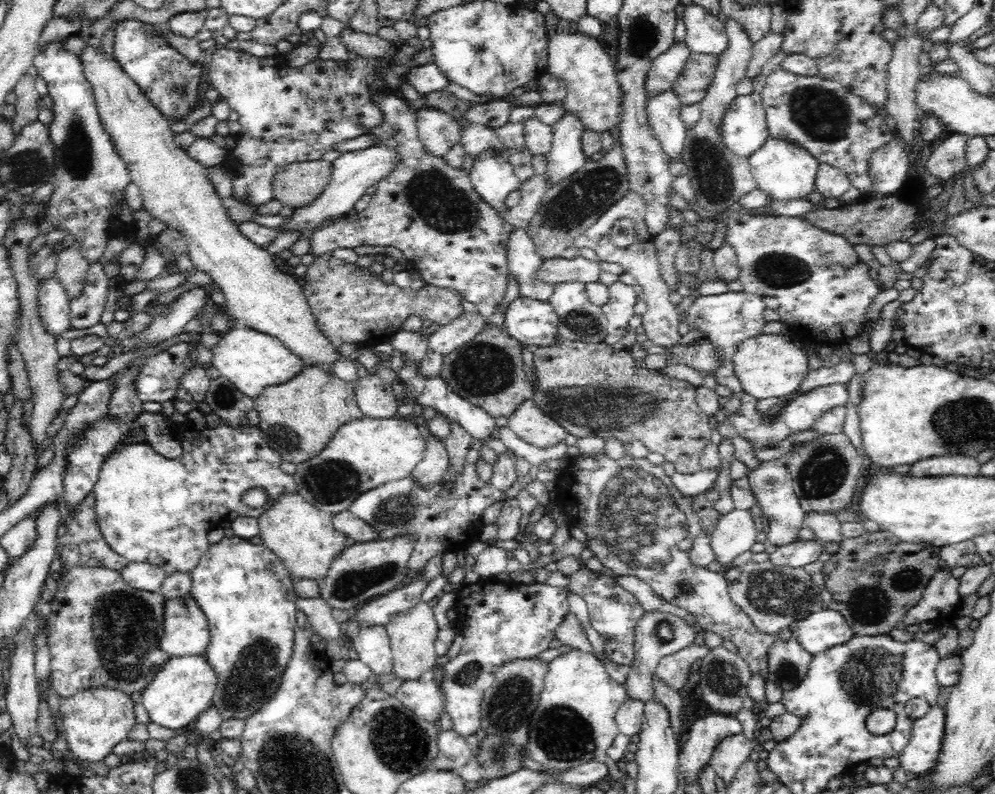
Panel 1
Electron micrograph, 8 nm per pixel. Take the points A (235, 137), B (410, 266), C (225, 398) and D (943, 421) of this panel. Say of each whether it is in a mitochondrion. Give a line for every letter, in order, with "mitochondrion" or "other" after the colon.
A: other
B: other
C: mitochondrion
D: mitochondrion

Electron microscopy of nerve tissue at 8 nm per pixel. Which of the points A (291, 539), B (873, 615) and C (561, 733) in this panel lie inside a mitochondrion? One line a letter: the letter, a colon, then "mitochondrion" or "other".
A: other
B: mitochondrion
C: mitochondrion

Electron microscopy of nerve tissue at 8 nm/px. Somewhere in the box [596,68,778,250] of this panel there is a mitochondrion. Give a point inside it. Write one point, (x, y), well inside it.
(715, 181)

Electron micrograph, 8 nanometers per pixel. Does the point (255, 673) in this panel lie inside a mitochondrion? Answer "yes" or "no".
yes

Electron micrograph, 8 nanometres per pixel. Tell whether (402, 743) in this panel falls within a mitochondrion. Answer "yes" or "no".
yes

